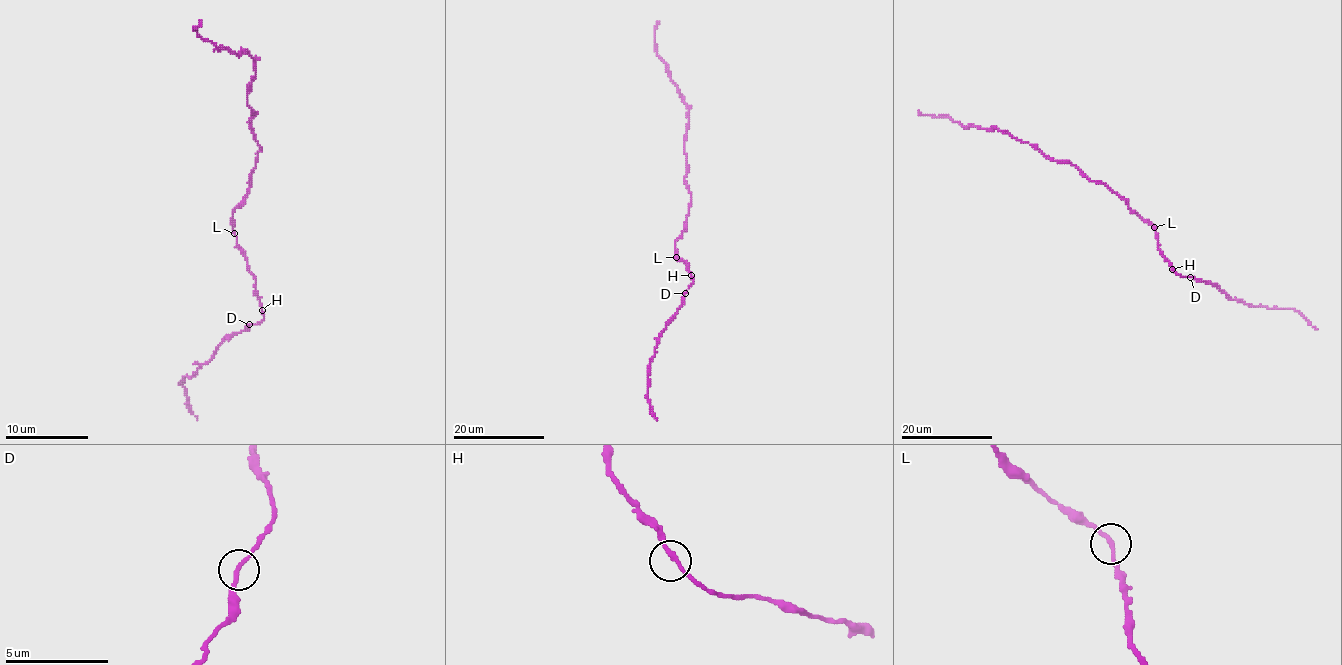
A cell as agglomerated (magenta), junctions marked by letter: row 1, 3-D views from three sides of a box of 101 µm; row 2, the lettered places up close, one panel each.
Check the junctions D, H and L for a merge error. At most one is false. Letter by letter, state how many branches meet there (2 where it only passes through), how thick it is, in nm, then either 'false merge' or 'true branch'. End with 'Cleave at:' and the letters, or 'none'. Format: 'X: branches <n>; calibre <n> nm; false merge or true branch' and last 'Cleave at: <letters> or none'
D: branches 2; calibre 190 nm; true branch
H: branches 2; calibre 220 nm; true branch
L: branches 2; calibre 200 nm; true branch
Cleave at: none

